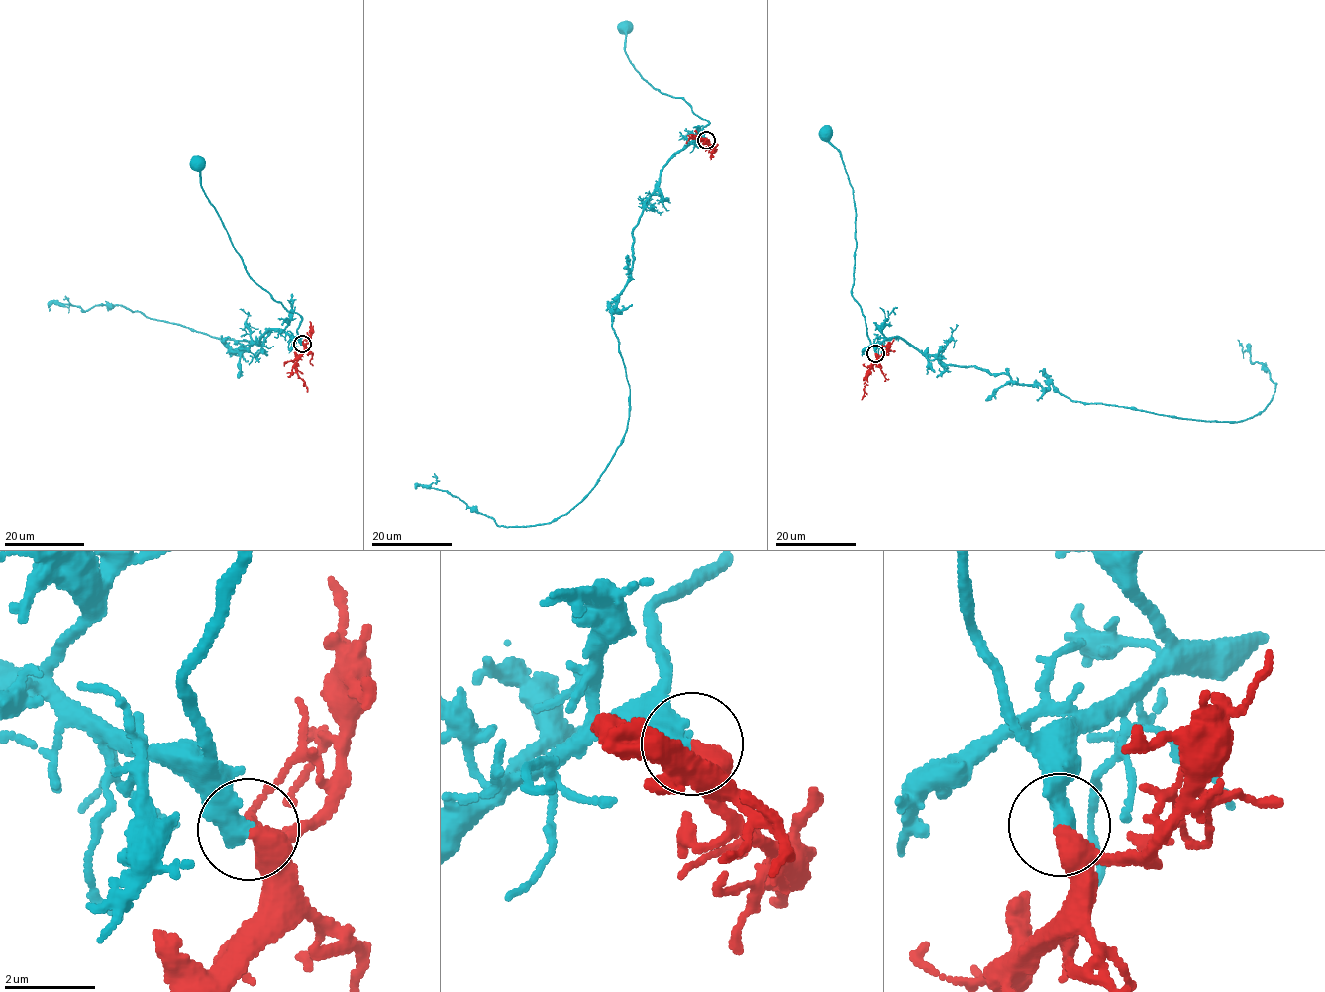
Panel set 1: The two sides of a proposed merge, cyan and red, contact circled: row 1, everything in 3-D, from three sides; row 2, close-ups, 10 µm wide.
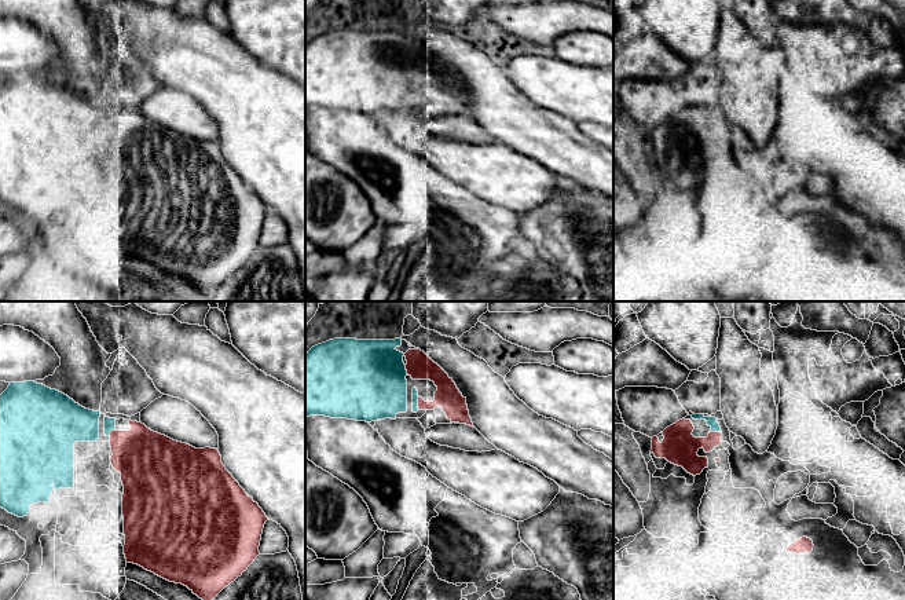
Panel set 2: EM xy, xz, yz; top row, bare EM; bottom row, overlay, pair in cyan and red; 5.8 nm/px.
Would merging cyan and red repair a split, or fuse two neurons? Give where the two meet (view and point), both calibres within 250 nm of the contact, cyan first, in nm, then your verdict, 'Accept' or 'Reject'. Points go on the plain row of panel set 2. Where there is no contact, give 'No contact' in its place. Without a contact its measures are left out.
Touches cyan at xz (417, 95). Thickness 40 nm (cyan) against 160 nm. Accept

